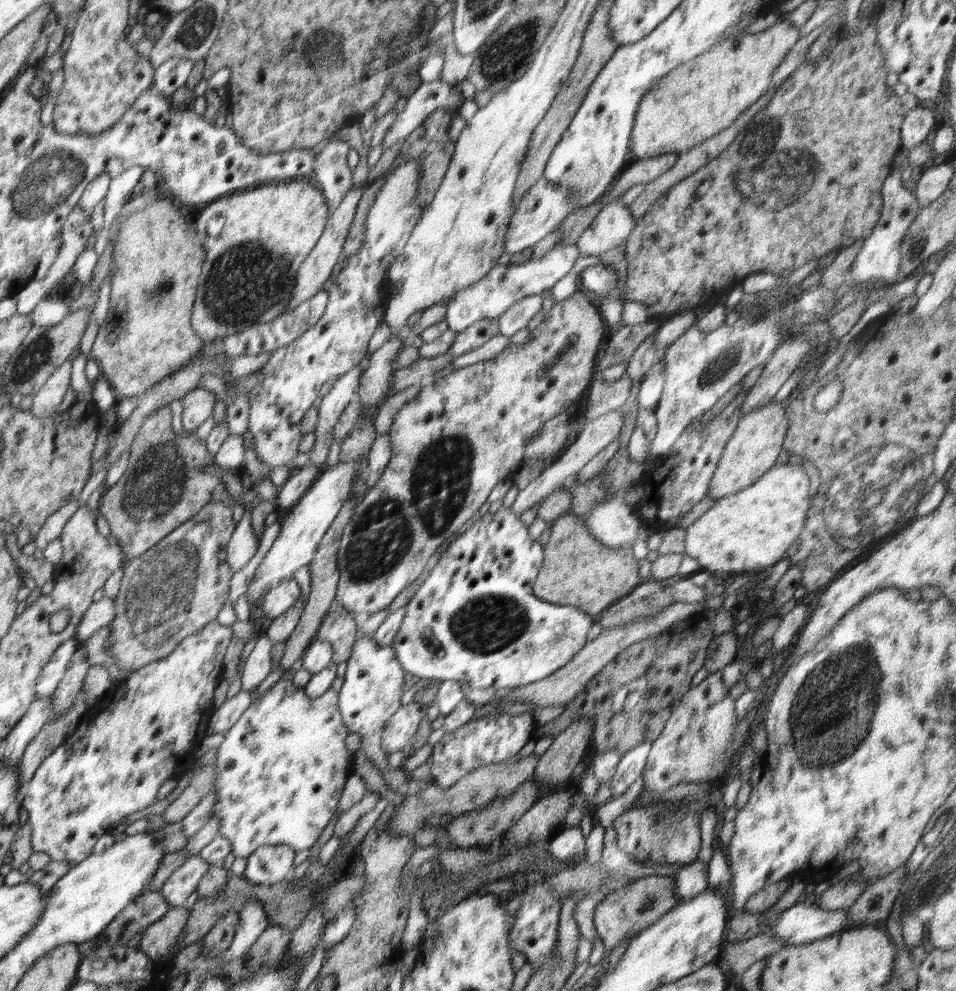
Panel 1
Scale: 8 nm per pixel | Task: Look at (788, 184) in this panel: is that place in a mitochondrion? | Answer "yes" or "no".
yes

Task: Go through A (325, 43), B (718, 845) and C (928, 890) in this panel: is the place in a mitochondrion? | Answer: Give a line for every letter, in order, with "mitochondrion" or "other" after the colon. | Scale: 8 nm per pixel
A: mitochondrion
B: other
C: mitochondrion

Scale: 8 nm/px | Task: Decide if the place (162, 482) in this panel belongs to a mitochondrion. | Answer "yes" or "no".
yes

